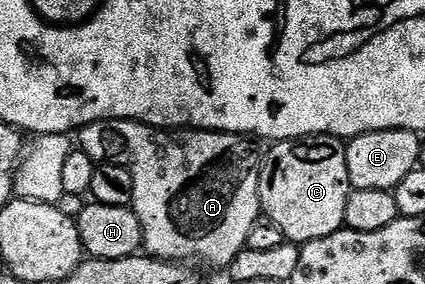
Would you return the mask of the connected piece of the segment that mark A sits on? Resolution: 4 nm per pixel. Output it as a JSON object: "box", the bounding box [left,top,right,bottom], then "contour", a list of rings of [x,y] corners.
{"box":[76,118,262,267],"contour":[[[105,118],[99,122],[93,122],[82,127],[76,134],[77,145],[95,160],[117,160],[129,166],[132,172],[132,209],[134,215],[140,220],[142,225],[142,245],[145,253],[151,258],[163,260],[194,260],[199,258],[202,262],[211,262],[214,266],[229,267],[238,253],[246,249],[248,231],[252,229],[252,224],[262,214],[260,204],[260,192],[258,191],[258,177],[262,167],[259,143],[253,137],[244,134],[224,134],[216,130],[192,130],[183,128],[180,130],[160,130],[156,126],[146,126],[142,122],[132,122],[129,118]]]}

